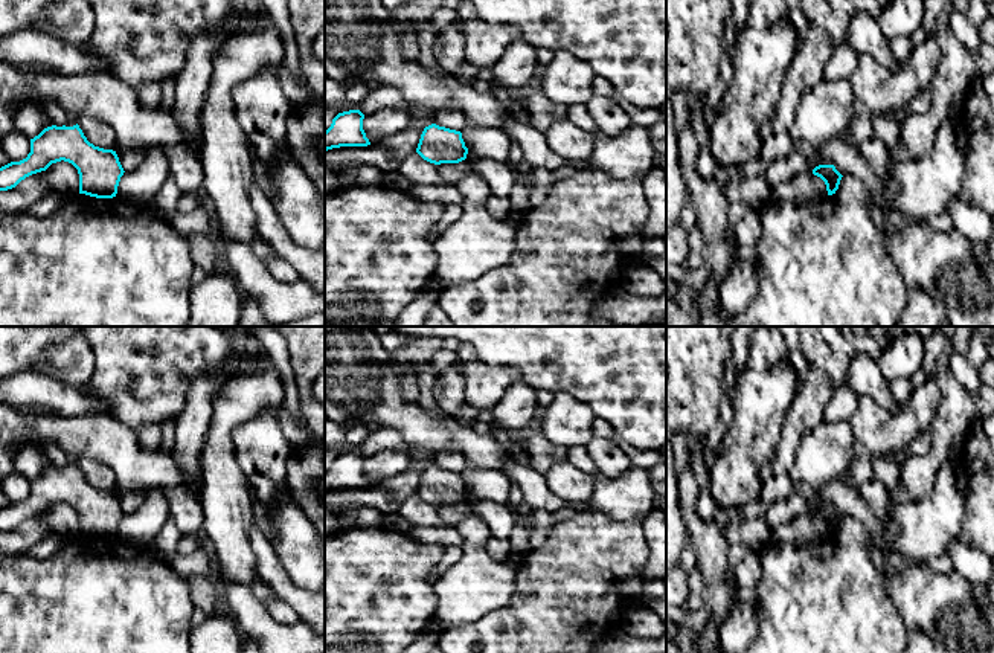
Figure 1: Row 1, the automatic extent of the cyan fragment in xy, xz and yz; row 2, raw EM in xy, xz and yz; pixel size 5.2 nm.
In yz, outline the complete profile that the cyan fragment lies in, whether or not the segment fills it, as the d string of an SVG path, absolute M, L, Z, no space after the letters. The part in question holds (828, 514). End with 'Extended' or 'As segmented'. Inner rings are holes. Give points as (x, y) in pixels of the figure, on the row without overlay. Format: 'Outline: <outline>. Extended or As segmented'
Outline: M819 507L813 511L813 516L825 523L828 537L835 536L843 519L834 507Z. As segmented

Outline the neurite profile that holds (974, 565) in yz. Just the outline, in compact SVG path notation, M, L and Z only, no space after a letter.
M959 537L948 546L945 555L951 560L954 571L973 584L986 586L994 577L992 557Z

